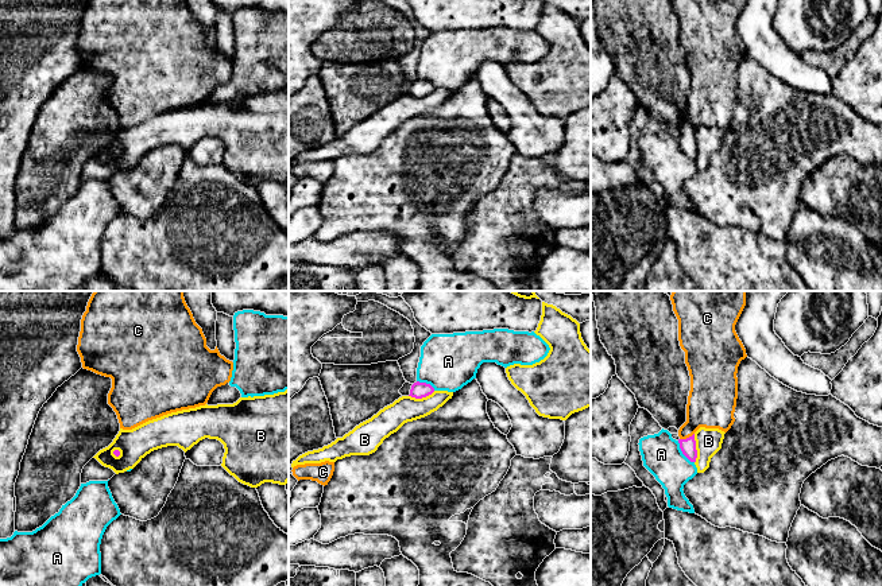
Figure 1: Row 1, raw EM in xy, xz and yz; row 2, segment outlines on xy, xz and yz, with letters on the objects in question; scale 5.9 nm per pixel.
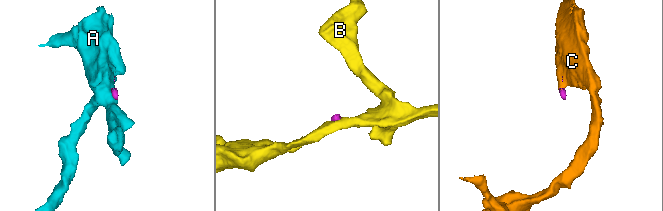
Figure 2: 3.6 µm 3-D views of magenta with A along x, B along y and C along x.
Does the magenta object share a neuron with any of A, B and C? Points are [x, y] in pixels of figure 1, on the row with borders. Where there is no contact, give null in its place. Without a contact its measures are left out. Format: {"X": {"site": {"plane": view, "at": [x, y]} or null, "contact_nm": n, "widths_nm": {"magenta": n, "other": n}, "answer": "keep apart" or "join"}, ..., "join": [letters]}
{"A": {"site": {"plane": "yz", "at": [683, 453]}, "contact_nm": 170, "widths_nm": {"magenta": 100, "other": 240}, "answer": "keep apart"}, "B": {"site": {"plane": "yz", "at": [695, 449]}, "contact_nm": 180, "widths_nm": {"magenta": 100, "other": 160}, "answer": "keep apart"}, "C": {"site": {"plane": "yz", "at": [687, 438]}, "contact_nm": 100, "widths_nm": {"magenta": 100, "other": 280}, "answer": "join"}, "join": ["C"]}

